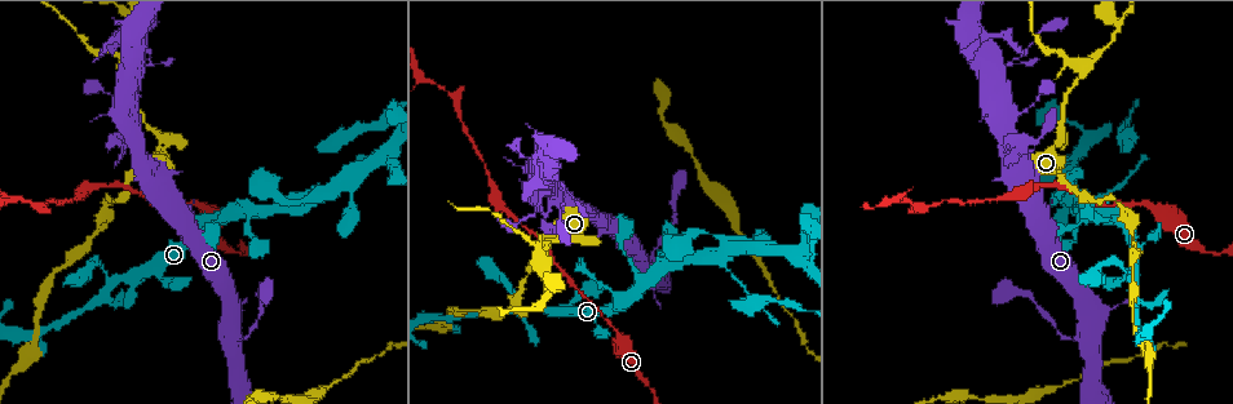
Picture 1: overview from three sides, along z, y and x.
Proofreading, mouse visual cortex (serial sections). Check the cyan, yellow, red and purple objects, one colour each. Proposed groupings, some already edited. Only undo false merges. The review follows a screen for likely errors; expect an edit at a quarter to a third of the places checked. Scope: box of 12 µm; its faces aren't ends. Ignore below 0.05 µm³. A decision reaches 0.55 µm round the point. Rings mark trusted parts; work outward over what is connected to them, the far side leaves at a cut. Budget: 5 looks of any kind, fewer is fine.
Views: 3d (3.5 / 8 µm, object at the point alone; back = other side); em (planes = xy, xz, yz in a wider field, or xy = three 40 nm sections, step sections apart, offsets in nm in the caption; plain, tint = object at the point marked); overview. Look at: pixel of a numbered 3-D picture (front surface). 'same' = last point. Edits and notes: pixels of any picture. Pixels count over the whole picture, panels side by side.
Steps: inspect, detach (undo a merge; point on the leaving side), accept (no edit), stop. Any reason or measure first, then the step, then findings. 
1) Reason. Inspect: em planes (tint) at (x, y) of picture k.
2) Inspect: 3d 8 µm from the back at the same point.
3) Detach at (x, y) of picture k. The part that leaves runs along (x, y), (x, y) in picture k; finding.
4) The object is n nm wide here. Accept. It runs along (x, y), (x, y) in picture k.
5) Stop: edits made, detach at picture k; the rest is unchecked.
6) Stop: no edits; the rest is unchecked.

Thin arm on a thick one. Inspect: 3d 3.5 µm at (983, 37) of picture 1.

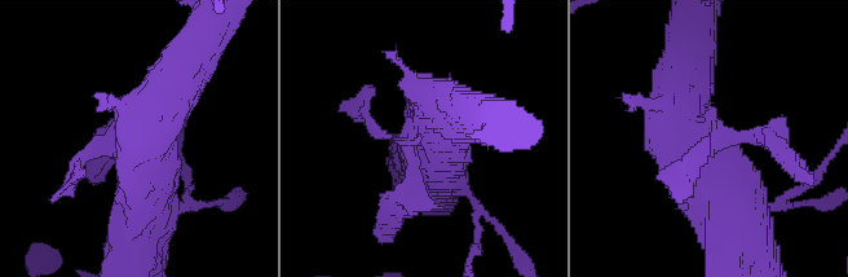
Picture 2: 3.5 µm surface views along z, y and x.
Inspect: em xy step 3 (tint) at (709, 143) of picture 2.

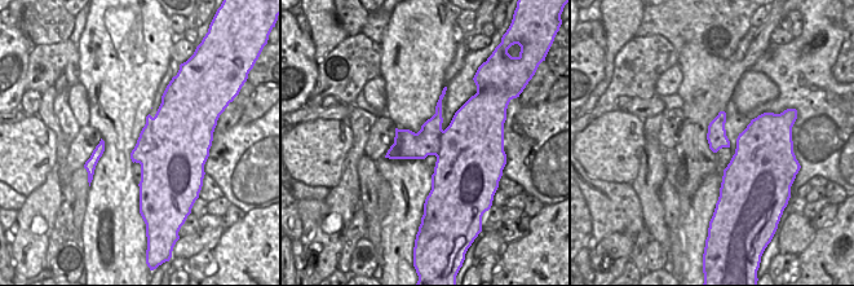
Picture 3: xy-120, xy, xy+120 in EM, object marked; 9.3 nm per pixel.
Inspect: em planes (tint) at the same point.

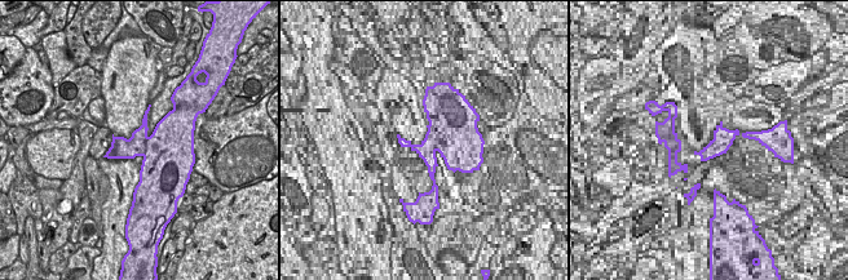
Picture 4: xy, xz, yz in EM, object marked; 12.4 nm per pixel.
Detach at (784, 145) of picture 2. The part that leaves runs along (742, 136), (768, 136), (808, 180) in picture 2; a second cell is stuck on.

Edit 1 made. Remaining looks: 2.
Inspect: em xy step 1 (tint) at (541, 263) of picture 1.

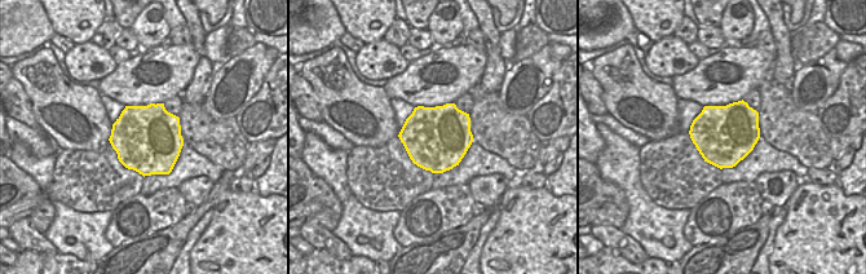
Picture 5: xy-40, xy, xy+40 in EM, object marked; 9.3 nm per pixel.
Inspect: 3d 3.5 µm at the same point.

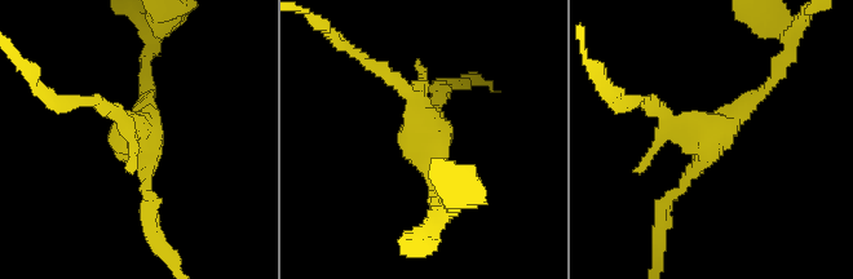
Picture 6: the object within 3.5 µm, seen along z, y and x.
Detach at (387, 76) of picture 6. The part that leaves runs along (414, 96), (322, 29) in picture 6; two cells meet here.

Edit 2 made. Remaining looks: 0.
Stop: edits made, detach at picture 2, detach at picture 6; the rest is unchecked.

